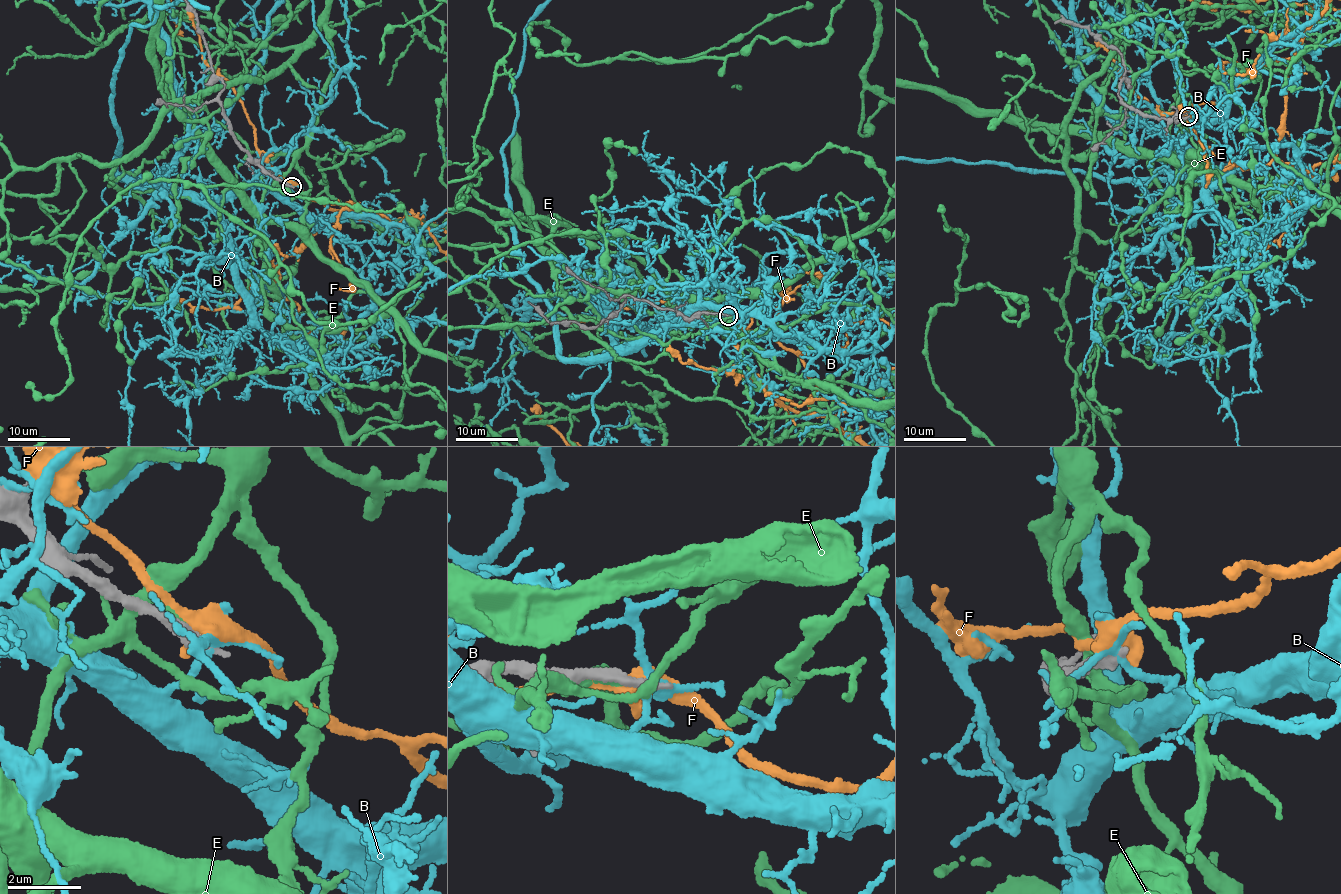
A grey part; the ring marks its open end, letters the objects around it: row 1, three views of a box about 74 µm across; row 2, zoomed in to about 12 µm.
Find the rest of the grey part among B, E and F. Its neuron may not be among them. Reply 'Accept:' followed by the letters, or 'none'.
Accept: none

